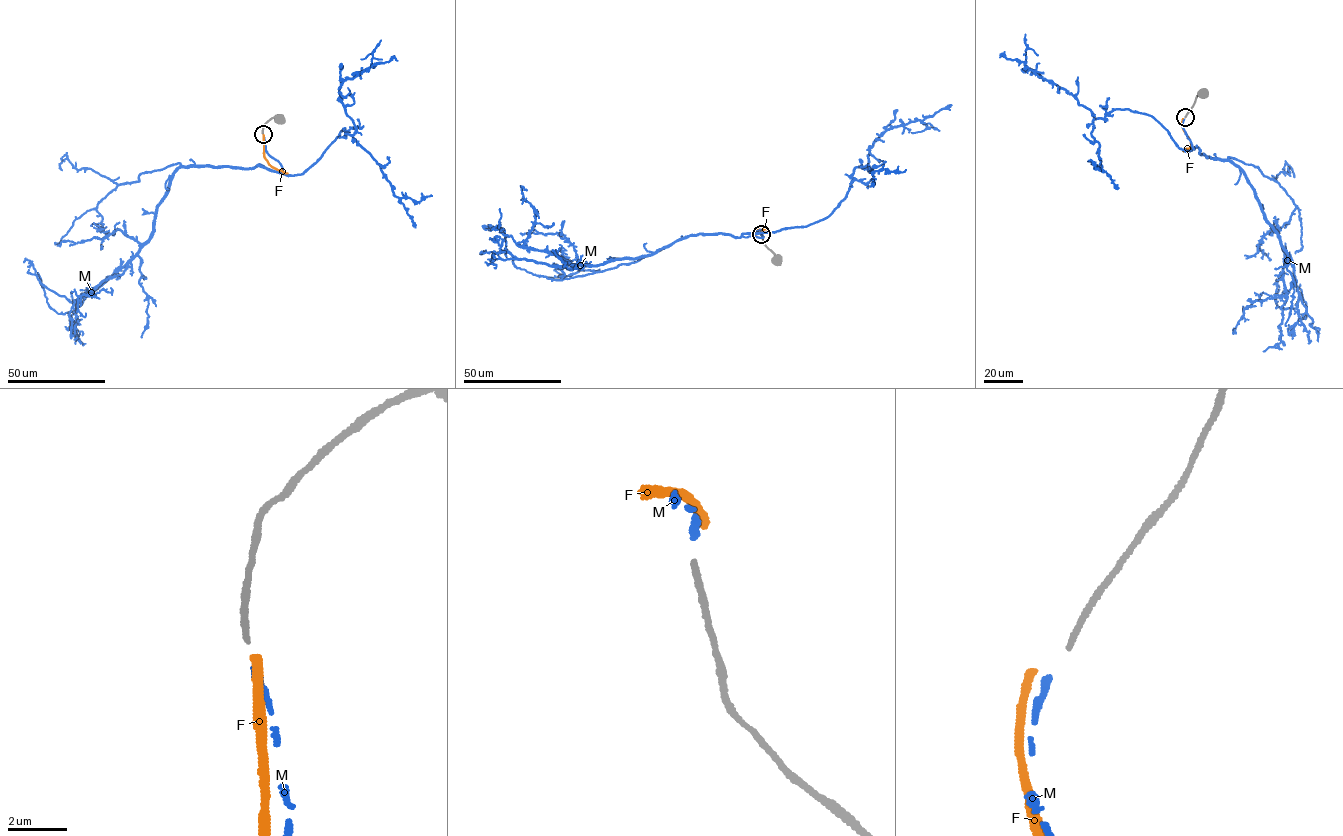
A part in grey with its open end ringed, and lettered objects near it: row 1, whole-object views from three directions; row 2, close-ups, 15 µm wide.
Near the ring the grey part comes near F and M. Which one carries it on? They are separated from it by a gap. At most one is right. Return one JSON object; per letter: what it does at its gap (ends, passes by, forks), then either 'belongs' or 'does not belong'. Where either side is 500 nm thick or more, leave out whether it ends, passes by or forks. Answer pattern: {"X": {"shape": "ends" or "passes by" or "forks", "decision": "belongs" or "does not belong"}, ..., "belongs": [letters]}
{"F": {"shape": "ends", "decision": "does not belong"}, "M": {"shape": "ends", "decision": "belongs"}, "belongs": ["M"]}

